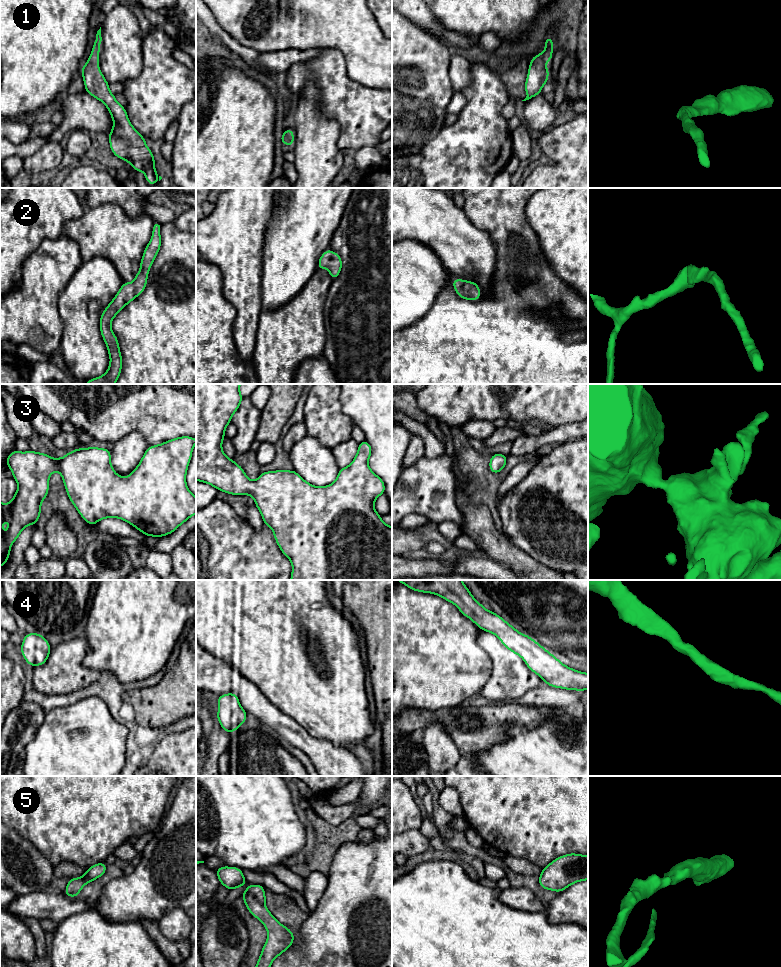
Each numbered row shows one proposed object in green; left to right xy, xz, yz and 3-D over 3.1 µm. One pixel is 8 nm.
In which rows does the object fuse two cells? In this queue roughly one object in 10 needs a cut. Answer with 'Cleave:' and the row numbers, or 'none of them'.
Cleave: none of them

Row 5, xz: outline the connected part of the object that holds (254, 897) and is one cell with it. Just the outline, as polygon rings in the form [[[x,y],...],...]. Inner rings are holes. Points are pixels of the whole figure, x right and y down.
[[[251,884],[240,897],[251,915],[260,920],[268,931],[256,967],[271,967],[273,960],[294,943],[294,933],[280,924],[266,908],[265,888],[262,885]]]

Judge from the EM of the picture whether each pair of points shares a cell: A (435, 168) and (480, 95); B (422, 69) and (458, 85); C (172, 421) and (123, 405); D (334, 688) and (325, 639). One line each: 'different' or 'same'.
A: same
B: different
C: same
D: same

